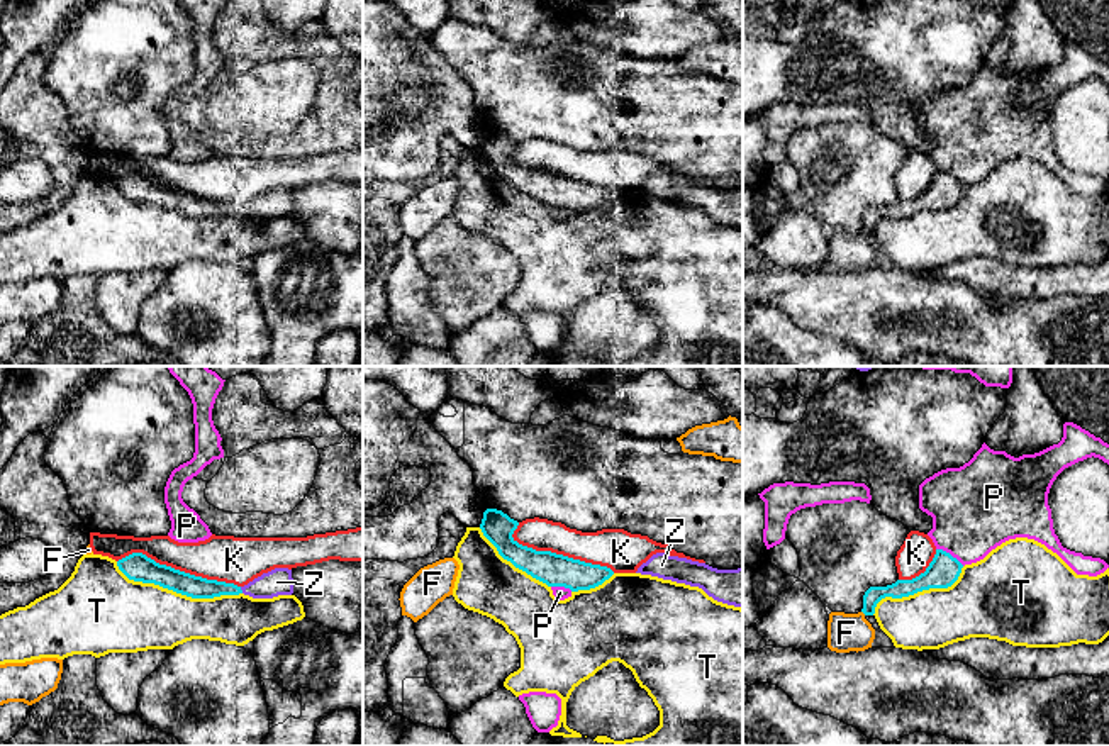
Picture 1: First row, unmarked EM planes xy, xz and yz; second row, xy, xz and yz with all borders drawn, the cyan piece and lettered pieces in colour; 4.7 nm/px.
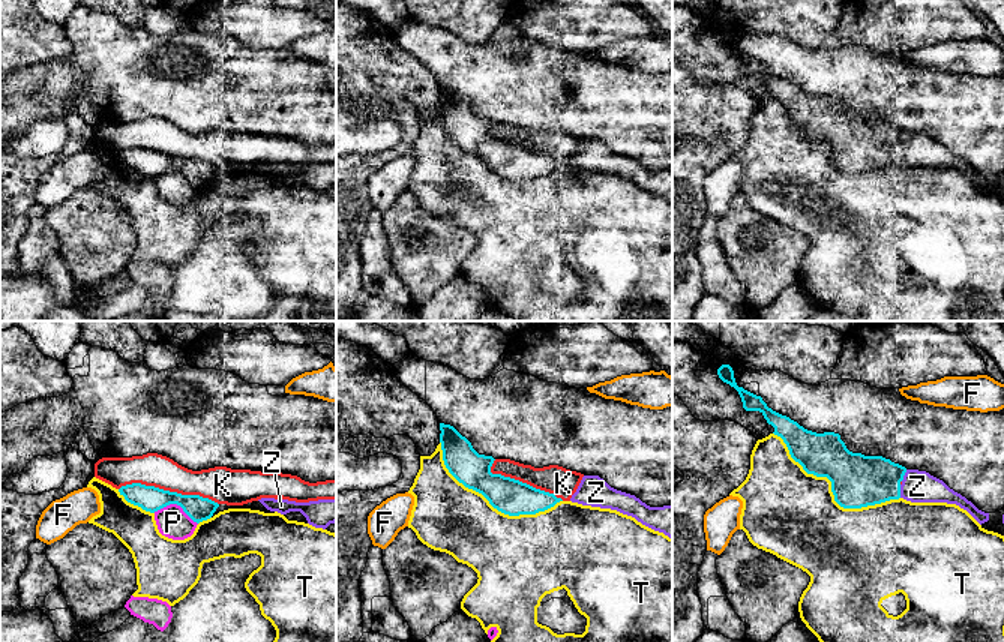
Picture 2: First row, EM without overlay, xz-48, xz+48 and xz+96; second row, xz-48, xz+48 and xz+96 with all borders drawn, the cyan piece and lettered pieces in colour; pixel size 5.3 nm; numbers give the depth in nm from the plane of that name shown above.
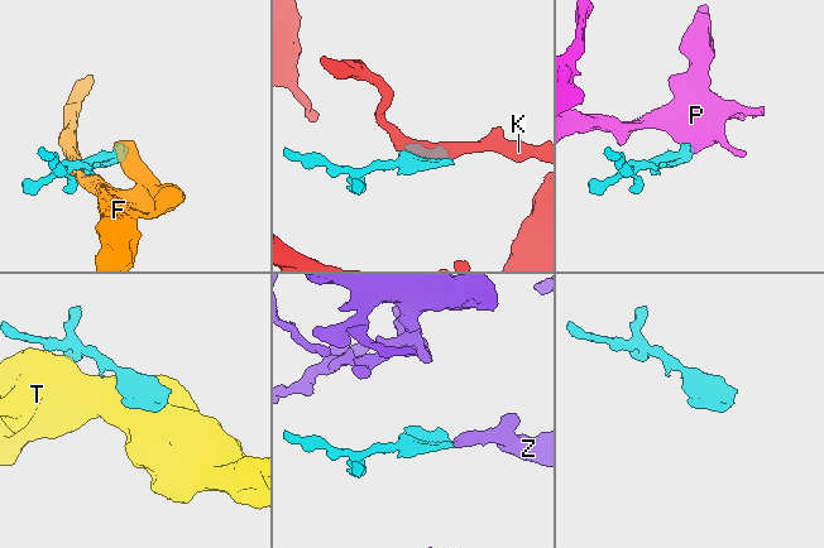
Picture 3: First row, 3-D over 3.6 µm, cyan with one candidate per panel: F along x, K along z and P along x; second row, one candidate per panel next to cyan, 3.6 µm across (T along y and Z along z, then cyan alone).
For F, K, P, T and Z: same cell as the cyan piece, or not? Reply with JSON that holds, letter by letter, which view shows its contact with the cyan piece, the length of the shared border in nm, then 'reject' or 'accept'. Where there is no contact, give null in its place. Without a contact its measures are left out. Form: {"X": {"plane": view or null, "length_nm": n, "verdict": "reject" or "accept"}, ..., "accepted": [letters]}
{"F": {"plane": "yz", "length_nm": 30, "verdict": "reject"}, "K": {"plane": "xy", "length_nm": 600, "verdict": "reject"}, "P": {"plane": "yz", "length_nm": 160, "verdict": "reject"}, "T": {"plane": "xy", "length_nm": 600, "verdict": "reject"}, "Z": {"plane": "xy", "length_nm": 40, "verdict": "accept"}, "accepted": ["Z"]}

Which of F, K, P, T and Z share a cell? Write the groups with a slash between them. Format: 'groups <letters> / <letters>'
groups F / K / P / T / Z

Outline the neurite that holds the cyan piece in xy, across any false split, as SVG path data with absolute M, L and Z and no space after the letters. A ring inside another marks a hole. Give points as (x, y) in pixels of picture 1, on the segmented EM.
M132 553L117 561L119 570L134 582L154 583L192 598L214 598L220 595L249 595L253 598L273 598L293 593L292 570L275 568L254 578L244 587L207 580L166 565L159 565L142 553Z

